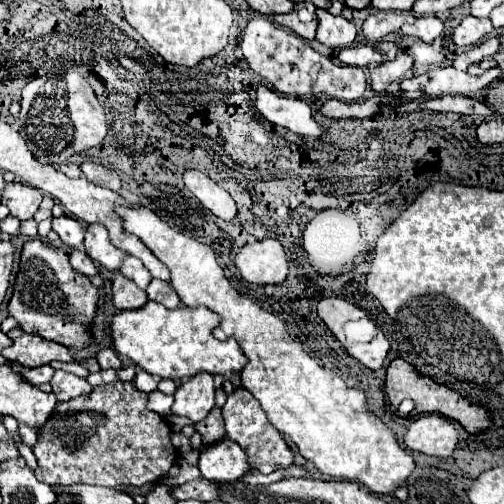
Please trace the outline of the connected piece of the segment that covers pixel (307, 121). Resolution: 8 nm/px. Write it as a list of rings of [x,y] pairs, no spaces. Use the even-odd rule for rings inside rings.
[[[258,86],[256,92],[256,108],[268,122],[284,126],[298,136],[318,138],[322,134],[320,126],[312,120],[312,112],[304,100],[278,96],[266,86]]]

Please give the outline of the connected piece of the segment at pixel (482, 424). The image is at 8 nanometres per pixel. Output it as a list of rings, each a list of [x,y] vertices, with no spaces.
[[[396,358],[390,362],[388,372],[386,372],[386,396],[390,398],[390,410],[398,412],[398,406],[404,398],[412,398],[416,402],[416,408],[412,412],[412,416],[420,416],[426,412],[438,412],[450,420],[456,420],[458,424],[462,424],[462,428],[474,436],[486,432],[492,426],[492,414],[484,408],[478,406],[466,398],[462,398],[456,390],[450,390],[448,386],[442,386],[438,382],[434,382],[428,376],[420,376],[414,366],[410,366],[408,362],[404,362],[402,358]]]

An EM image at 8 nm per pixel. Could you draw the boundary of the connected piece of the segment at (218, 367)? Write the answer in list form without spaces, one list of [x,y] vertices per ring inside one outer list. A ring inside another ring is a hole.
[[[148,302],[140,310],[118,312],[112,320],[112,336],[116,352],[142,368],[144,372],[160,378],[170,378],[174,382],[192,378],[200,372],[208,374],[226,374],[240,372],[246,366],[244,352],[236,340],[228,338],[224,342],[212,336],[212,330],[220,324],[220,316],[208,310],[206,306],[198,308],[166,308],[158,302]]]

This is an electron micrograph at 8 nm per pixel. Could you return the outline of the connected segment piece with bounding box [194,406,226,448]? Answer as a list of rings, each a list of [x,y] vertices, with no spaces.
[[[218,406],[212,408],[210,414],[202,422],[196,422],[194,428],[202,436],[202,448],[212,446],[212,442],[220,442],[220,438],[226,438],[224,420],[222,420],[222,412]]]

